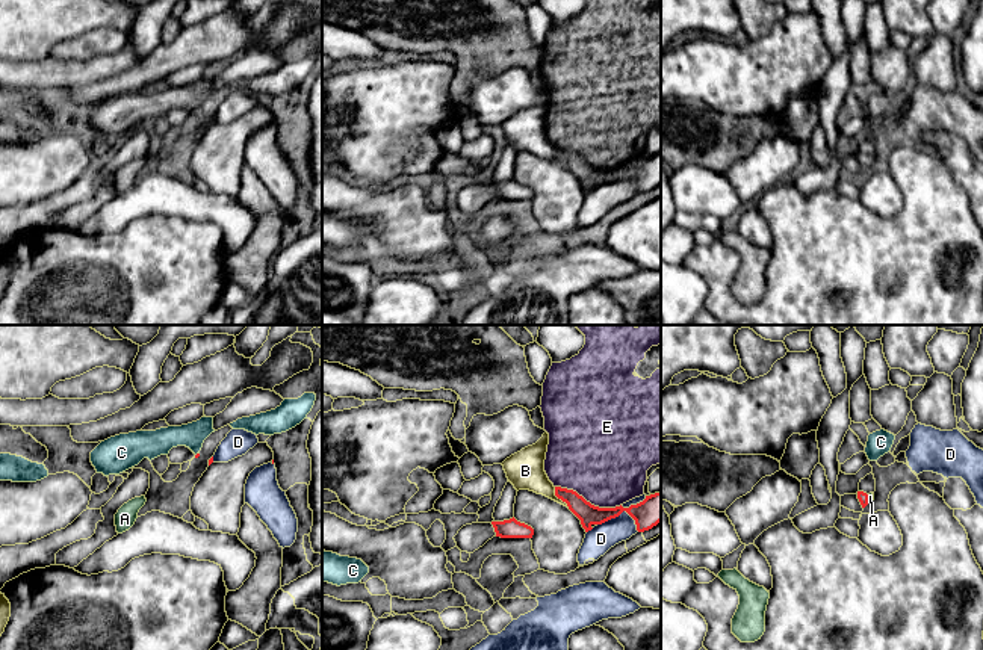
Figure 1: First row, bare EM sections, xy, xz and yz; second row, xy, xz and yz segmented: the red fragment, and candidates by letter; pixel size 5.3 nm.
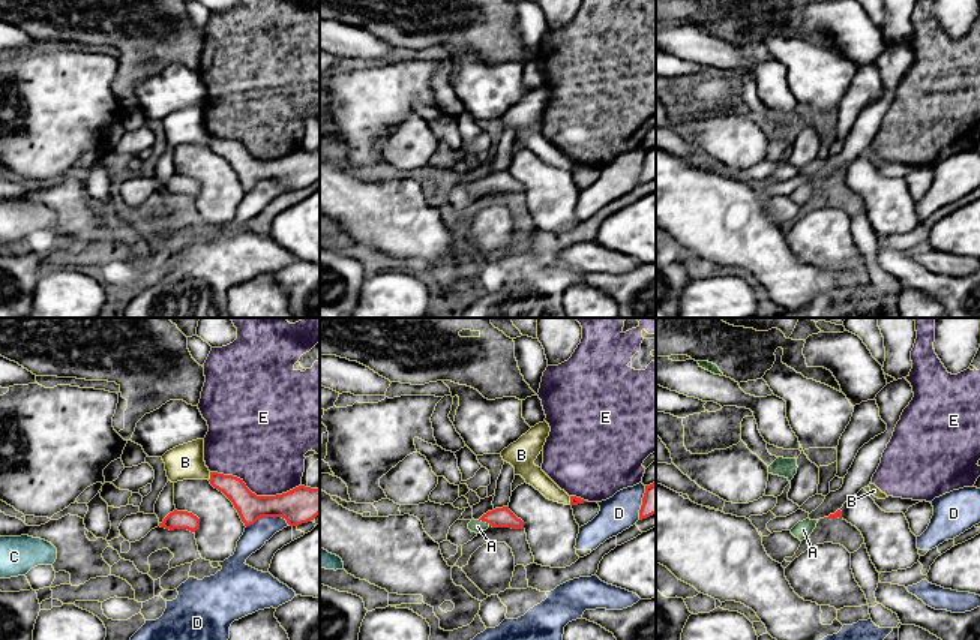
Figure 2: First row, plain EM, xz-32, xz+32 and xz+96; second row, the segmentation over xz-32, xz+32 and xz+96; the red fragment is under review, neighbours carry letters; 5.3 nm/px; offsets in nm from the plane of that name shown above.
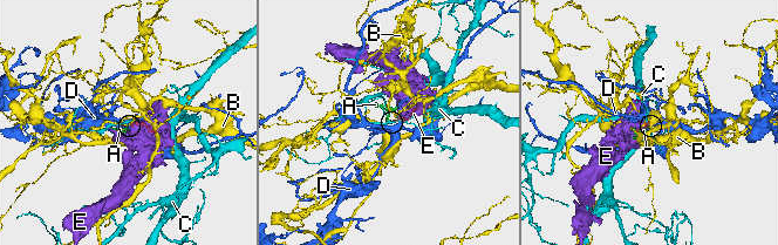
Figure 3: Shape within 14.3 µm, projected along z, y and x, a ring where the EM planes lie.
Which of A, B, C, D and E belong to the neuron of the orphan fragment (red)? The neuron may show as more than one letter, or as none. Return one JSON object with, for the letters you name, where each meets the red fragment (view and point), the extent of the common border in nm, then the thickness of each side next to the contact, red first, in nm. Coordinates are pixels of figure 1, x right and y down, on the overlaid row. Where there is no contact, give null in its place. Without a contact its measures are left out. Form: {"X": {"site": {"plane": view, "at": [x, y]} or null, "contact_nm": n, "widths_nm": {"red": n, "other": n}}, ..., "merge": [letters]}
{"A": {"site": {"plane": "yz", "at": [867, 499]}, "contact_nm": 50, "widths_nm": {"red": 50, "other": 30}}, "merge": ["A"]}

